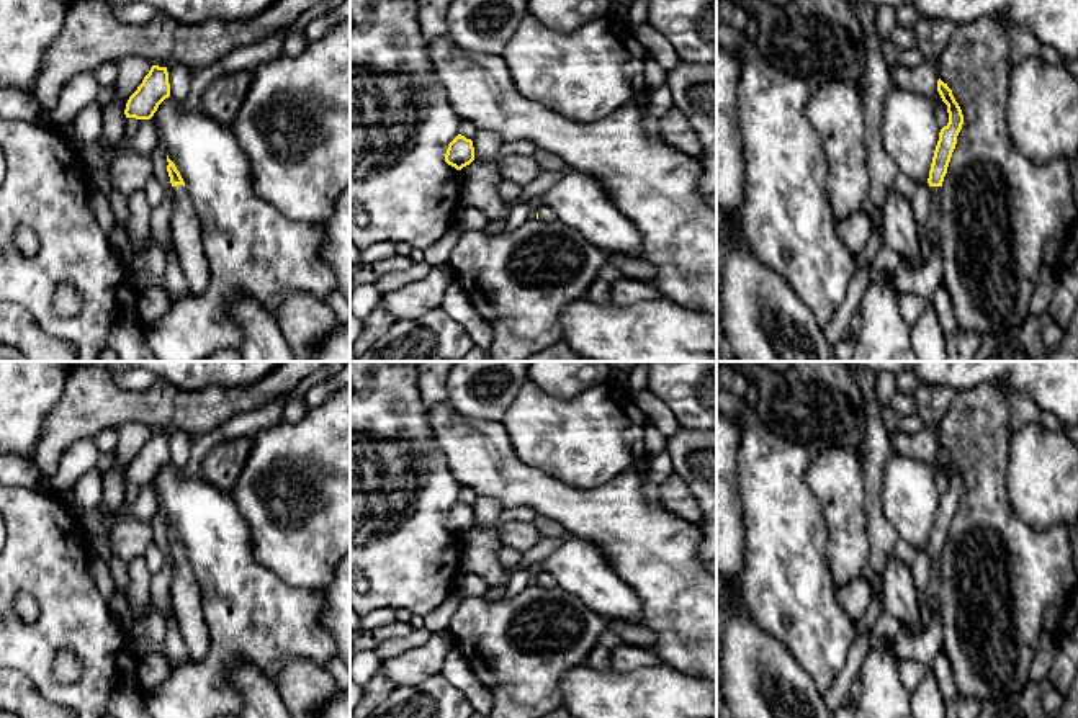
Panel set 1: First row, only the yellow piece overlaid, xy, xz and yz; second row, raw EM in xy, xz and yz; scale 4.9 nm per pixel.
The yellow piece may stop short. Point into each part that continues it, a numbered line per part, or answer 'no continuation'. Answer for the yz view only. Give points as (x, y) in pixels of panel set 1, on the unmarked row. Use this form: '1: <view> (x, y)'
1: yz (933, 591)

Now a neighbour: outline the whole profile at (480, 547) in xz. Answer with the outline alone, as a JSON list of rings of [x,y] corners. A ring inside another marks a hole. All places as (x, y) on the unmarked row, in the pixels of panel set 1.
[[[473,527],[461,535],[461,569],[483,577],[489,587],[502,586],[510,574],[499,563],[502,543],[492,528]]]

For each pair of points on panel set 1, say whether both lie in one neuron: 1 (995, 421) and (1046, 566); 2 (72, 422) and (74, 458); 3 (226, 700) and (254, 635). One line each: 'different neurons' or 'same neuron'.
1: same neuron
2: different neurons
3: same neuron

